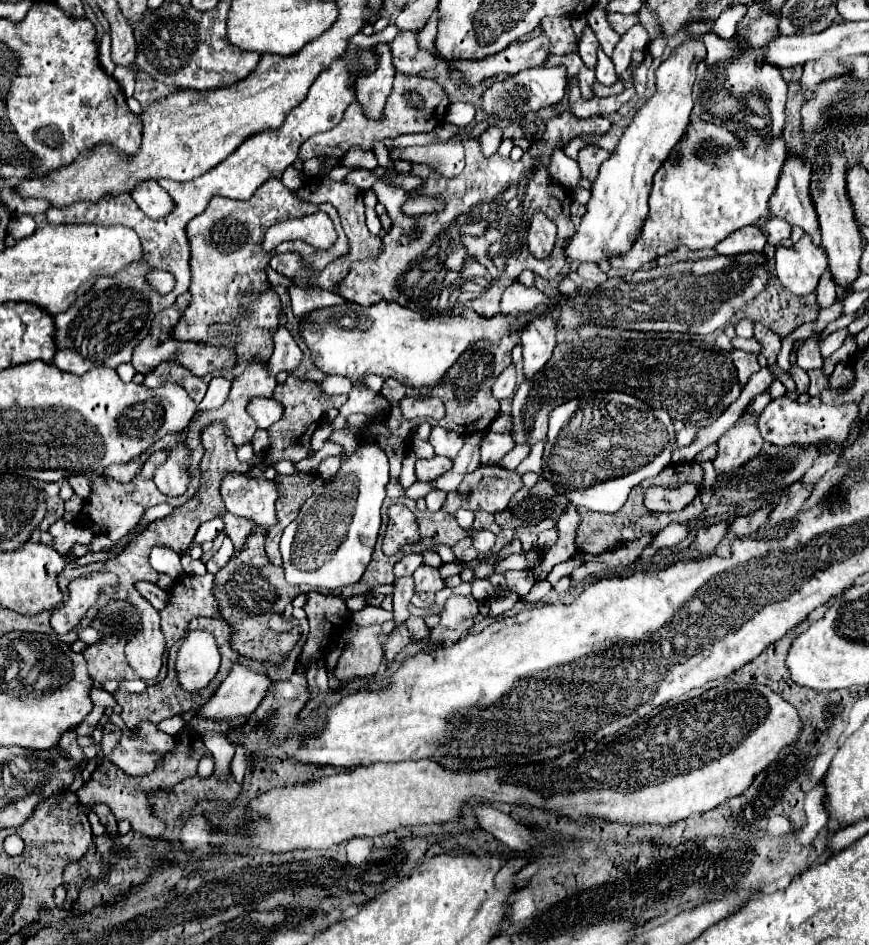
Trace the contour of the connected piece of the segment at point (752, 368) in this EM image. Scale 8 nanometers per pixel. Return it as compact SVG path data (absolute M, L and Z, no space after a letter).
M733 351L733 363L737 367L737 373L739 373L739 381L741 385L745 387L749 377L759 371L759 363L757 363L757 355L755 353L747 353L747 351Z

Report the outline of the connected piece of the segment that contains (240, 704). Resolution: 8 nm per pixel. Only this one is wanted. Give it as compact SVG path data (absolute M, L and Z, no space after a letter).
M237 663L231 667L231 673L219 685L215 695L201 707L199 715L213 721L251 715L265 699L271 685L273 681L267 675Z

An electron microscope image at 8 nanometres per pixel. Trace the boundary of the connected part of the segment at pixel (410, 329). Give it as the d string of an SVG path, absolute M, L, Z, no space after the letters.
M379 301L369 307L357 303L341 303L325 309L315 309L299 319L299 335L311 351L313 365L327 375L341 375L353 383L345 405L339 409L339 417L333 421L335 429L347 427L345 421L351 413L365 413L367 389L363 387L363 379L367 375L373 373L381 375L383 379L393 377L409 387L431 387L447 373L447 369L473 341L497 341L499 337L503 337L503 333L523 329L521 317L505 319L500 314L491 319L481 319L471 311L467 311L463 317L425 316L433 316L433 313L413 313L411 309L397 303Z

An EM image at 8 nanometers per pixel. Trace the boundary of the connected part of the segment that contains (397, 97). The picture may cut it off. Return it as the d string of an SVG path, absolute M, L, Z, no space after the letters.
M397 73L395 81L393 81L393 89L391 95L387 97L387 105L383 109L383 117L381 119L371 119L363 113L363 107L359 101L353 101L353 105L347 107L343 121L327 131L327 133L319 133L313 135L311 139L307 139L301 149L299 149L299 159L311 159L311 157L343 157L349 149L363 149L369 151L373 149L373 143L385 137L399 137L405 133L423 133L423 131L433 131L437 125L441 125L443 117L447 111L447 95L445 91L433 81L433 79L425 79L419 75L403 75Z

